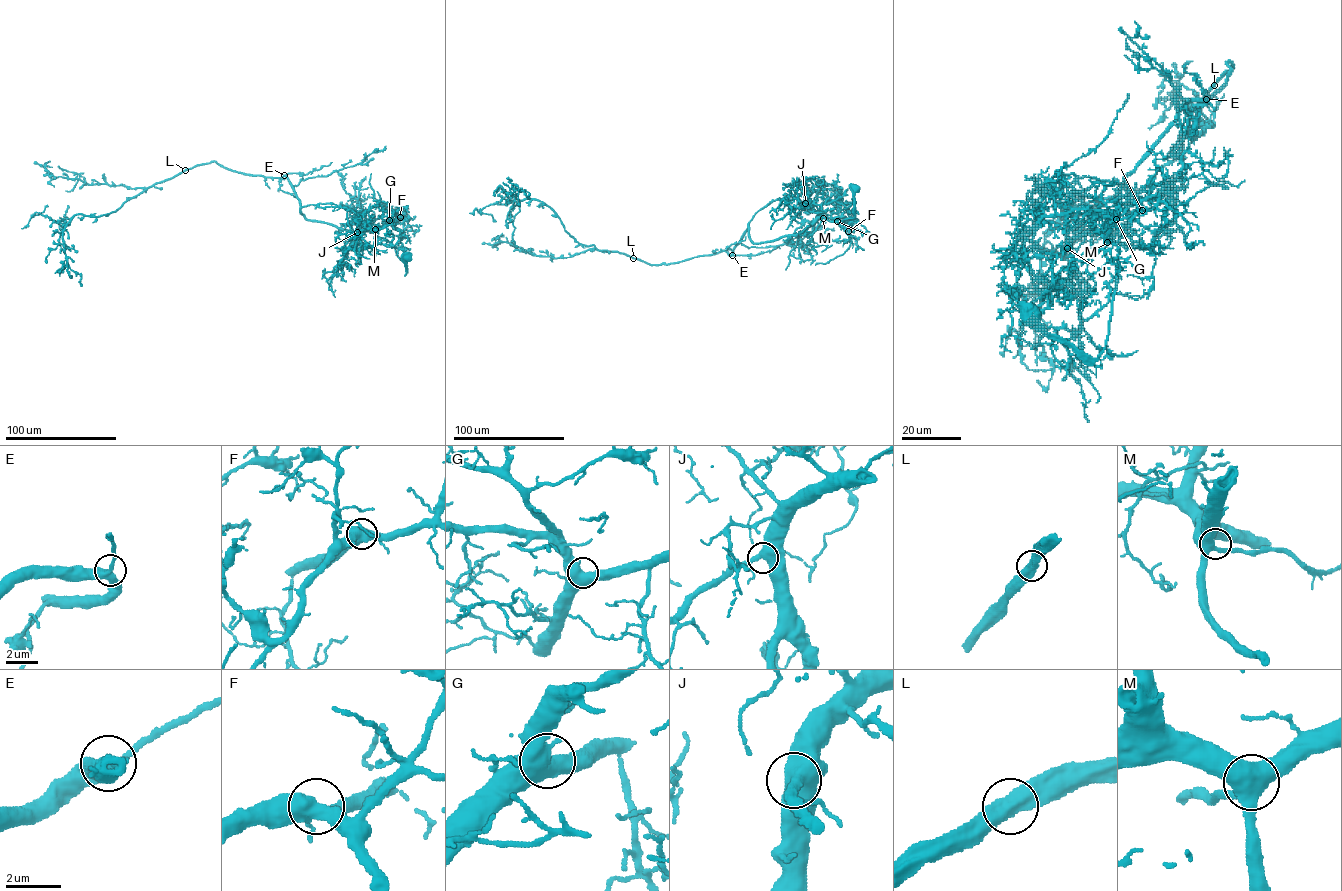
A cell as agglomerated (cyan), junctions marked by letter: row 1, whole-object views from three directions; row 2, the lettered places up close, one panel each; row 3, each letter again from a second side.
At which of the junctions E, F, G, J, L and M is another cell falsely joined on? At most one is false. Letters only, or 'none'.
none

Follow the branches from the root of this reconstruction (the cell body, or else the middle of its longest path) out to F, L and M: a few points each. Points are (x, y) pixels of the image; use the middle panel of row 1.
F: (855, 191), (854, 217), (830, 221), (823, 217), (833, 219), (848, 231)
L: (855, 191), (854, 217), (818, 217), (796, 234), (758, 243), (748, 224), (731, 255), (656, 265), (633, 258)
M: (855, 191), (854, 217), (836, 221), (823, 218)

